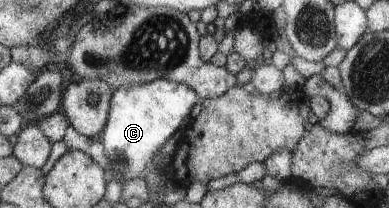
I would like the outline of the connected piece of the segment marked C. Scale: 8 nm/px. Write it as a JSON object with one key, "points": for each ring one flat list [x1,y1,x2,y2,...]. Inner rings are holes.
{"points":[[166,78,113,90,107,120,98,135,108,161,108,180,115,179,124,185,140,177,164,143,174,133,183,130,192,107,201,101,201,97,189,85,177,84]]}

